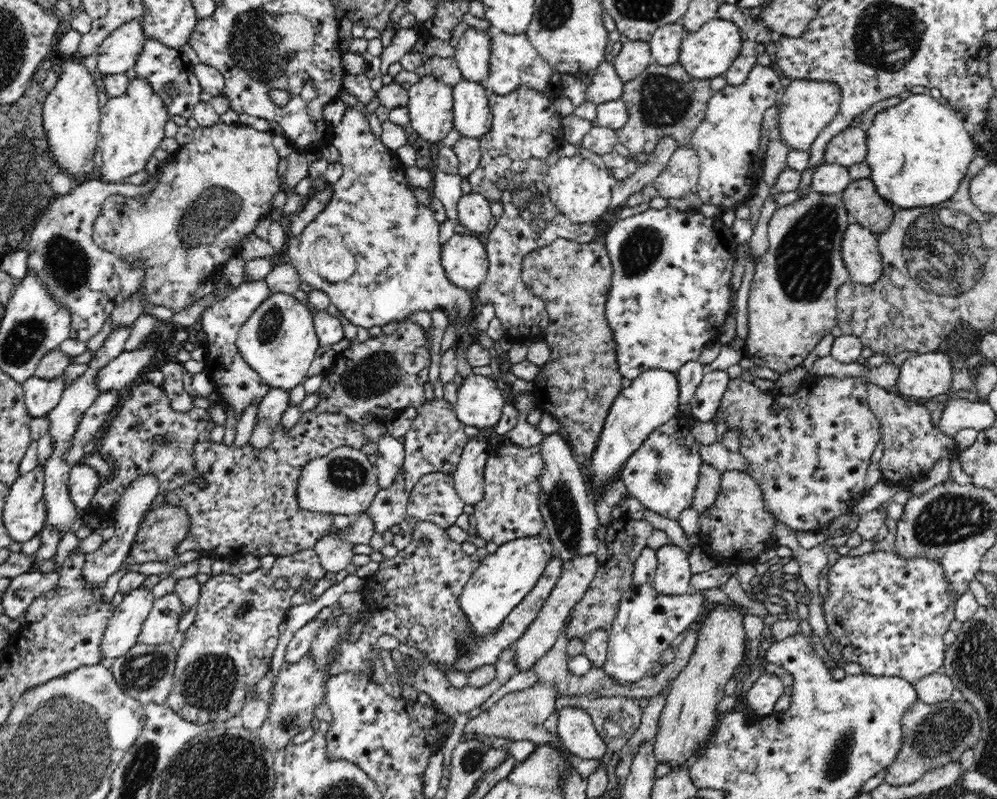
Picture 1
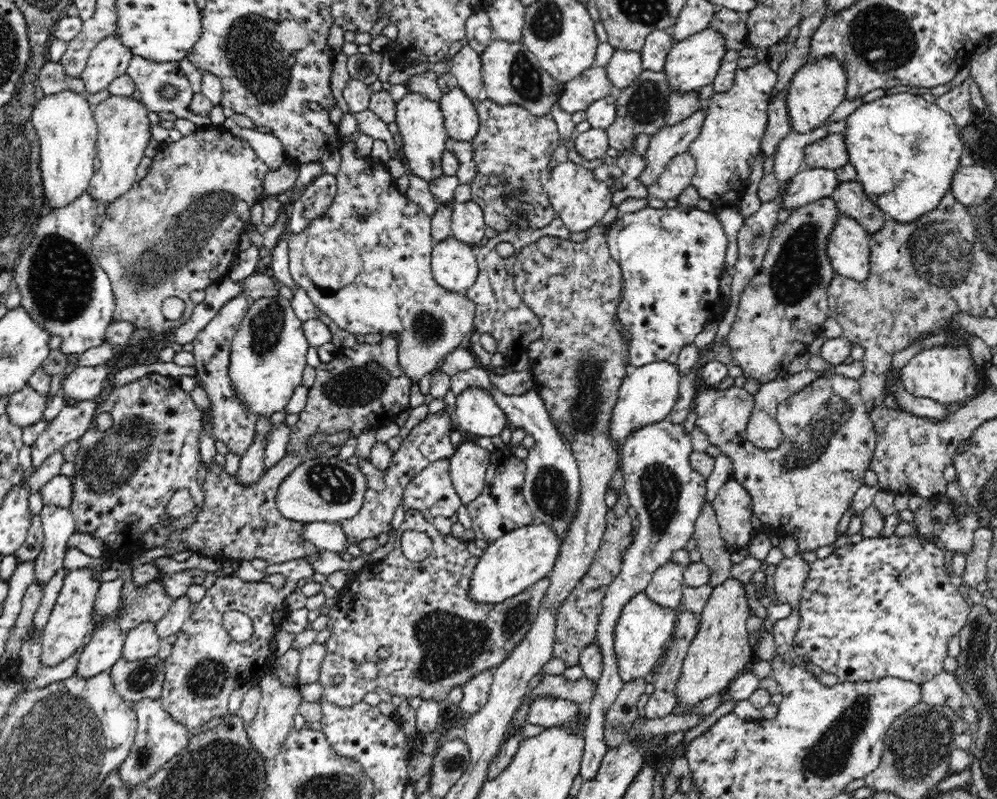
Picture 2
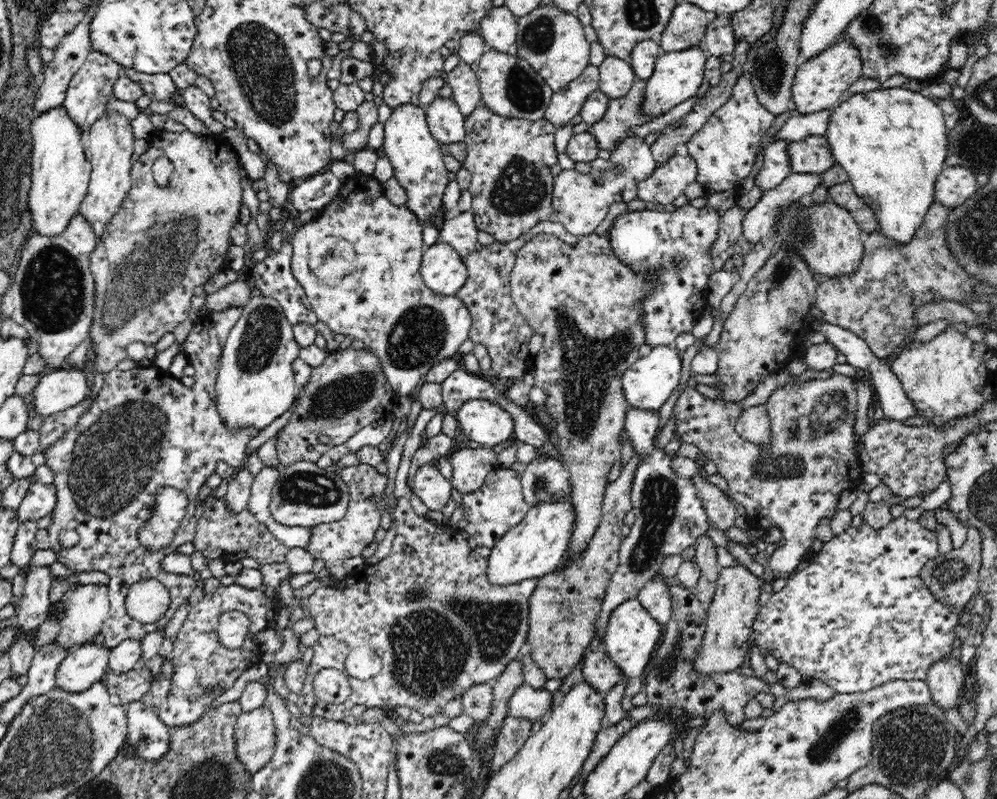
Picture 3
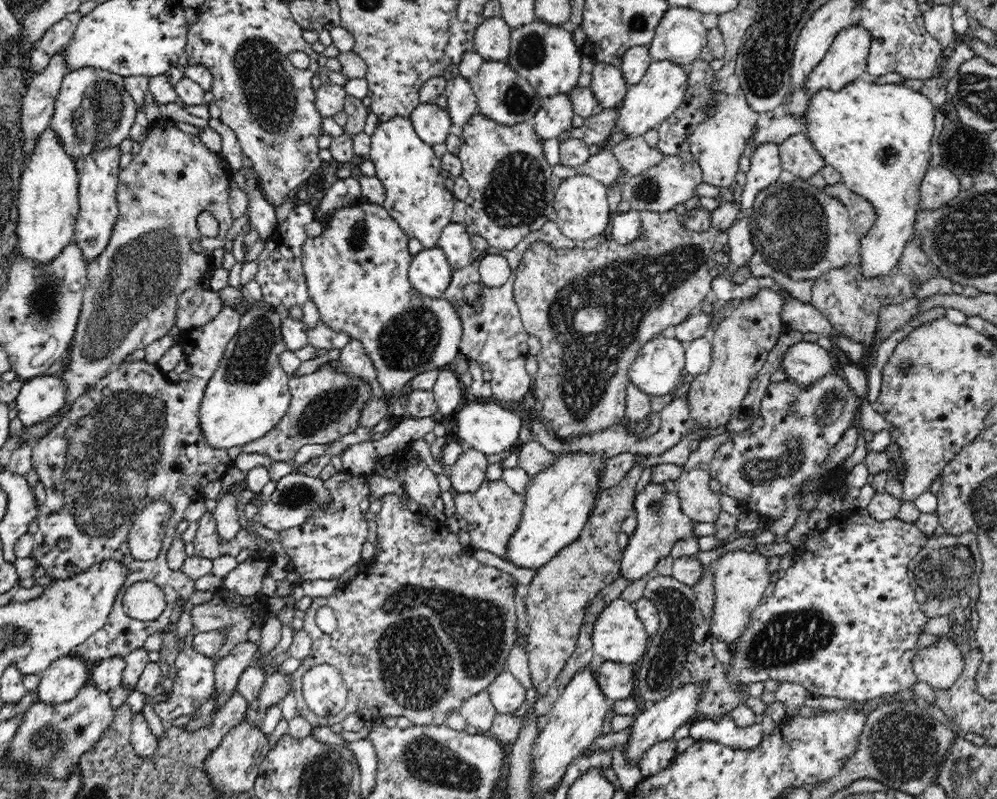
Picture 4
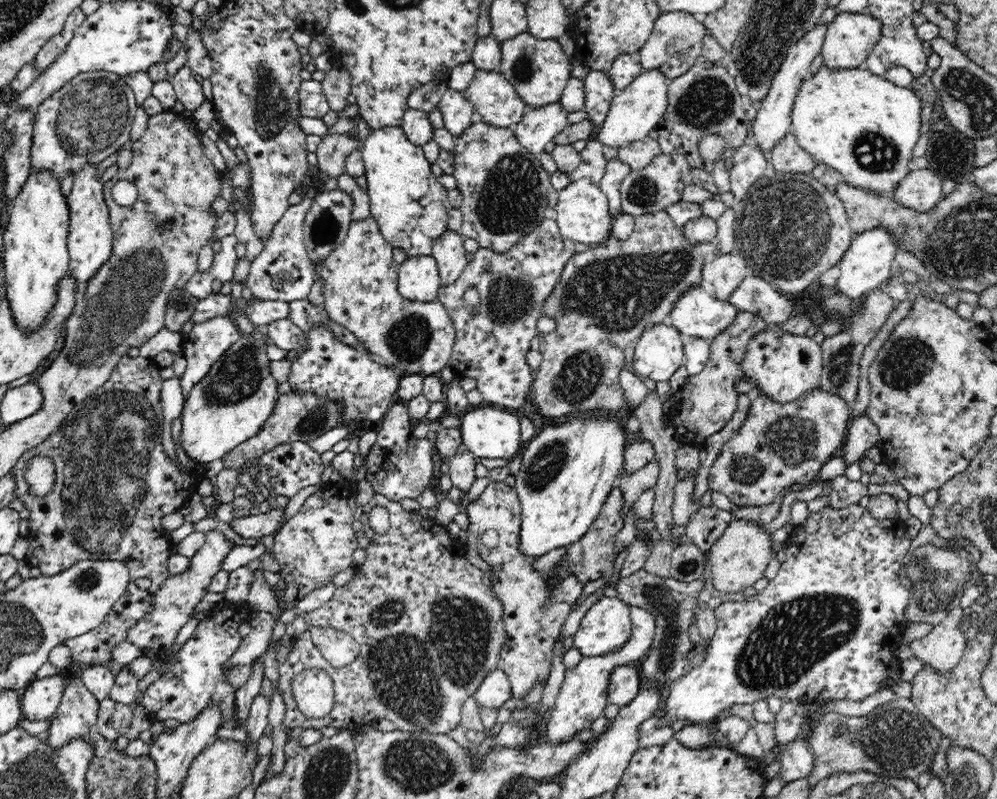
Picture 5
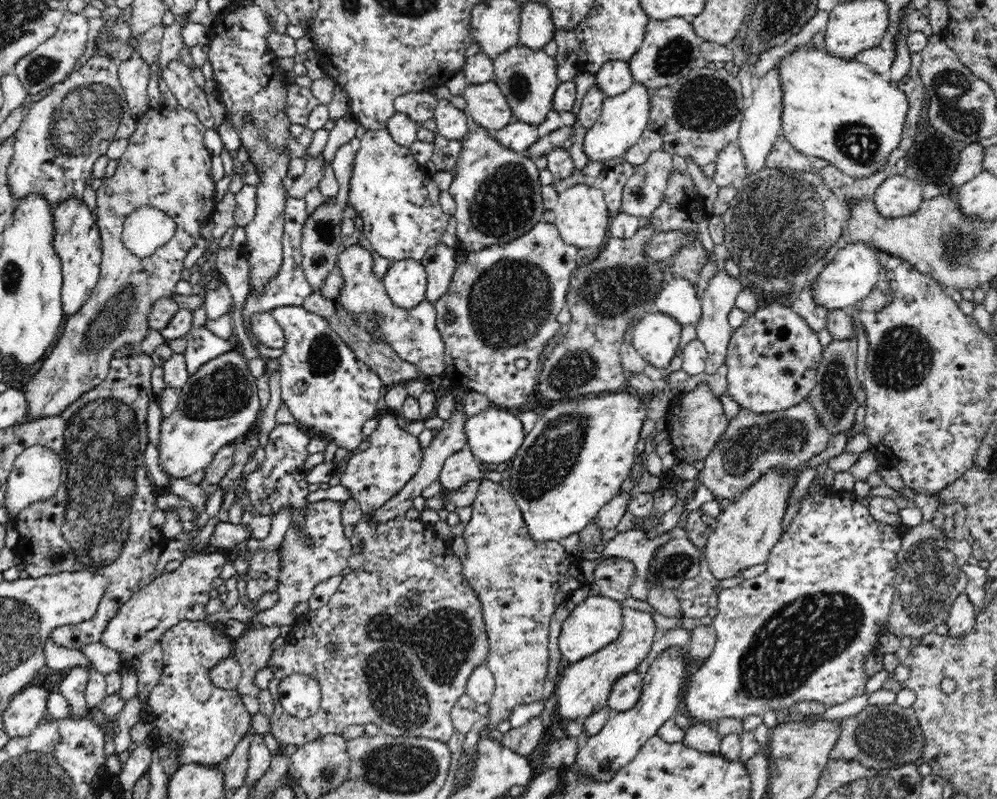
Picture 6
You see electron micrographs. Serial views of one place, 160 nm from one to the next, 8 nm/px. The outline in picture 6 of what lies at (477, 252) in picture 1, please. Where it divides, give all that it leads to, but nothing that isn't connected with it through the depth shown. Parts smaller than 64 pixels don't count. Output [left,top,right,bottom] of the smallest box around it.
[382,258,427,308]

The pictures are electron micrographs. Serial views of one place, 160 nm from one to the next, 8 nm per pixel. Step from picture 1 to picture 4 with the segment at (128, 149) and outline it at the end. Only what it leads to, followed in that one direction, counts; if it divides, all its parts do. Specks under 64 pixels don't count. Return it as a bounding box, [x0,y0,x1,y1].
[74,146,122,262]

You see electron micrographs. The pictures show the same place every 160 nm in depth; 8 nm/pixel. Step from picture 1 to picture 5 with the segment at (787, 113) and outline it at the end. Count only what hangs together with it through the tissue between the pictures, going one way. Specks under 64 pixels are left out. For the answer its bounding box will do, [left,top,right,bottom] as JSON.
[821,12,881,70]

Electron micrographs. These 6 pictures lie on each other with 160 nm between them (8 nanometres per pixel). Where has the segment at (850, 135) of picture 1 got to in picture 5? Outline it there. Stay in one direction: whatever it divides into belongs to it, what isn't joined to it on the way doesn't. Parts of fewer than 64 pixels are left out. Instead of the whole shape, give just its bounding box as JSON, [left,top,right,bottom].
[772,133,818,173]

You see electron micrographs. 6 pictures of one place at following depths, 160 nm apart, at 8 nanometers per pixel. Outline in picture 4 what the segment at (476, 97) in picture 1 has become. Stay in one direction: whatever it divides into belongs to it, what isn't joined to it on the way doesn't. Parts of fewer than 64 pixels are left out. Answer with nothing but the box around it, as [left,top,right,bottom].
[409,102,452,144]

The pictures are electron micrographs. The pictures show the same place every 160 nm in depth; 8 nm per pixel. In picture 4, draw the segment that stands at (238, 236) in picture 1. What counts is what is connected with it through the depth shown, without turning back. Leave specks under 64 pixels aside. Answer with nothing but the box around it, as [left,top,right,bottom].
[20,120,235,444]

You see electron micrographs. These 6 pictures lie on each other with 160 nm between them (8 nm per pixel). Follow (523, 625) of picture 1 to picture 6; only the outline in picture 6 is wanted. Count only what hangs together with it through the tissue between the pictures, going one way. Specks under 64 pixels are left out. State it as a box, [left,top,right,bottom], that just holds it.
[267,511,490,747]

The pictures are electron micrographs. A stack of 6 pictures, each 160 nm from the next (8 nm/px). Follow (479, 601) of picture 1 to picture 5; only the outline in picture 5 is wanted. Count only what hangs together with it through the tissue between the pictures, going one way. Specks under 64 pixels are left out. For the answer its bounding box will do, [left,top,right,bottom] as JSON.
[515,416,626,558]

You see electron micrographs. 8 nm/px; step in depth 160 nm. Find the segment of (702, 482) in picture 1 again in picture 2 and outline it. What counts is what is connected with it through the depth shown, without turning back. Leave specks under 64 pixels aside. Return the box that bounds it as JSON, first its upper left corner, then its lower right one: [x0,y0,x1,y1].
[693,499,732,589]

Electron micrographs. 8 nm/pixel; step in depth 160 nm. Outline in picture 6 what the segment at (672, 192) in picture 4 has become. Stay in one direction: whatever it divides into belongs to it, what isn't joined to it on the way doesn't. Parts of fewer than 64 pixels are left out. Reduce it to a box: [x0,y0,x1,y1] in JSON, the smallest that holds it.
[621,150,674,219]

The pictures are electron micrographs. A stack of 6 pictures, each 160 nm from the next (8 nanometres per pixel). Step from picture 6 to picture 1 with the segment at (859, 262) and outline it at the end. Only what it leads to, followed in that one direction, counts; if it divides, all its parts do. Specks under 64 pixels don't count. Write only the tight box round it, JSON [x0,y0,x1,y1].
[865,93,976,209]

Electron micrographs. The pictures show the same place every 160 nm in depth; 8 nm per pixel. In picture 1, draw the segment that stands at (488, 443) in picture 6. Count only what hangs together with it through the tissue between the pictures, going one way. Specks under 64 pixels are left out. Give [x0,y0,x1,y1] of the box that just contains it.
[457,374,506,428]

